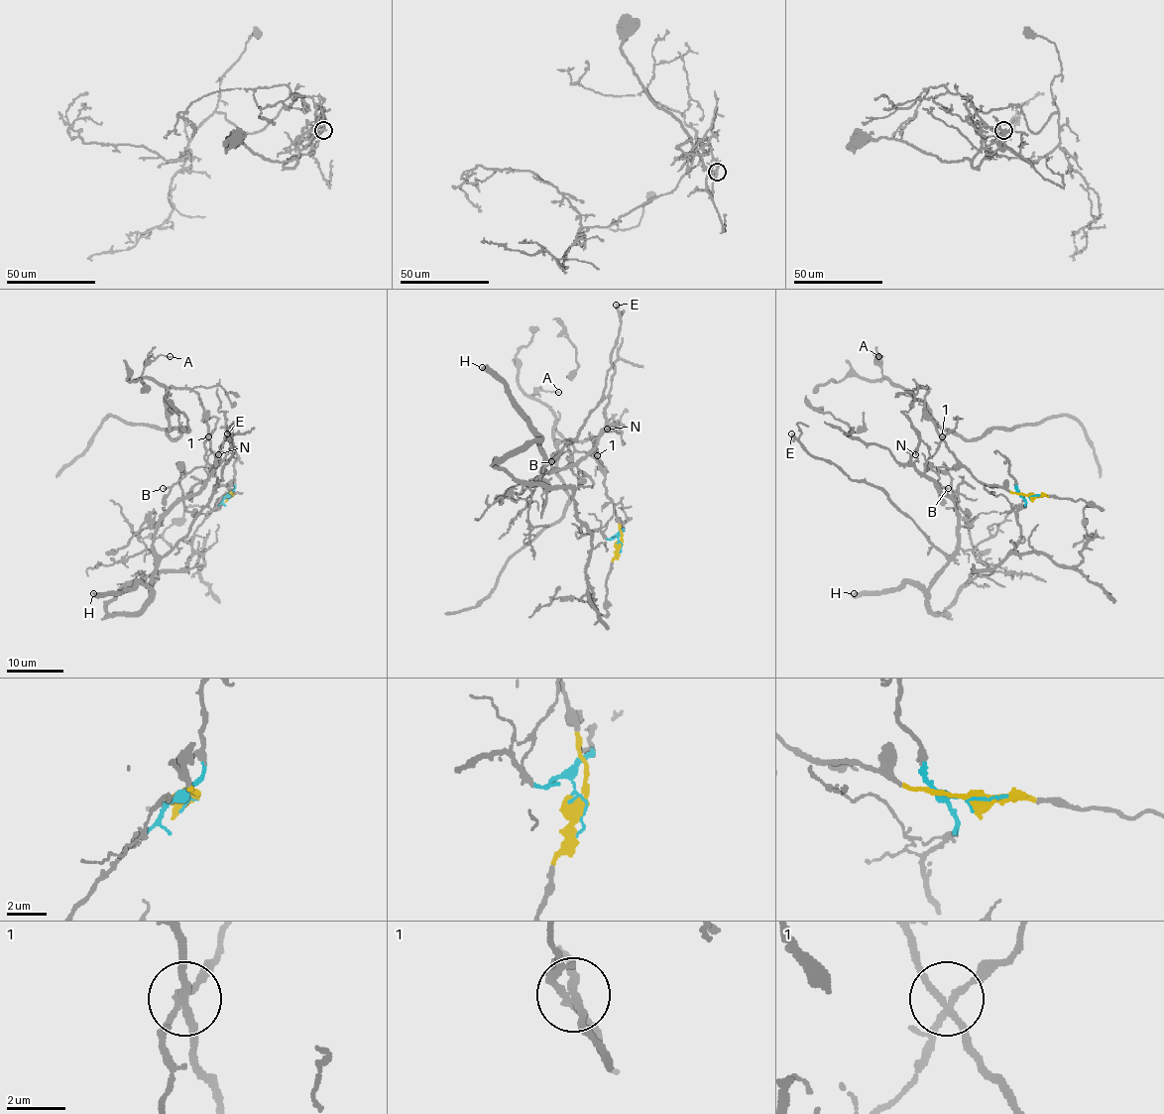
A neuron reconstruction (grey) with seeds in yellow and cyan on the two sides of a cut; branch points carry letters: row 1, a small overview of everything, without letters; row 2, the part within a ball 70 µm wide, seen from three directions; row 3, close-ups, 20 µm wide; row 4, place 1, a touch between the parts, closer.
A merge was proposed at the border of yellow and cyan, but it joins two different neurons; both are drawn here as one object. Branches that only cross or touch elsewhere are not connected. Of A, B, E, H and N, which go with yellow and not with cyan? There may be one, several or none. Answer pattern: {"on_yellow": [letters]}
{"on_yellow": ["A", "B"]}

